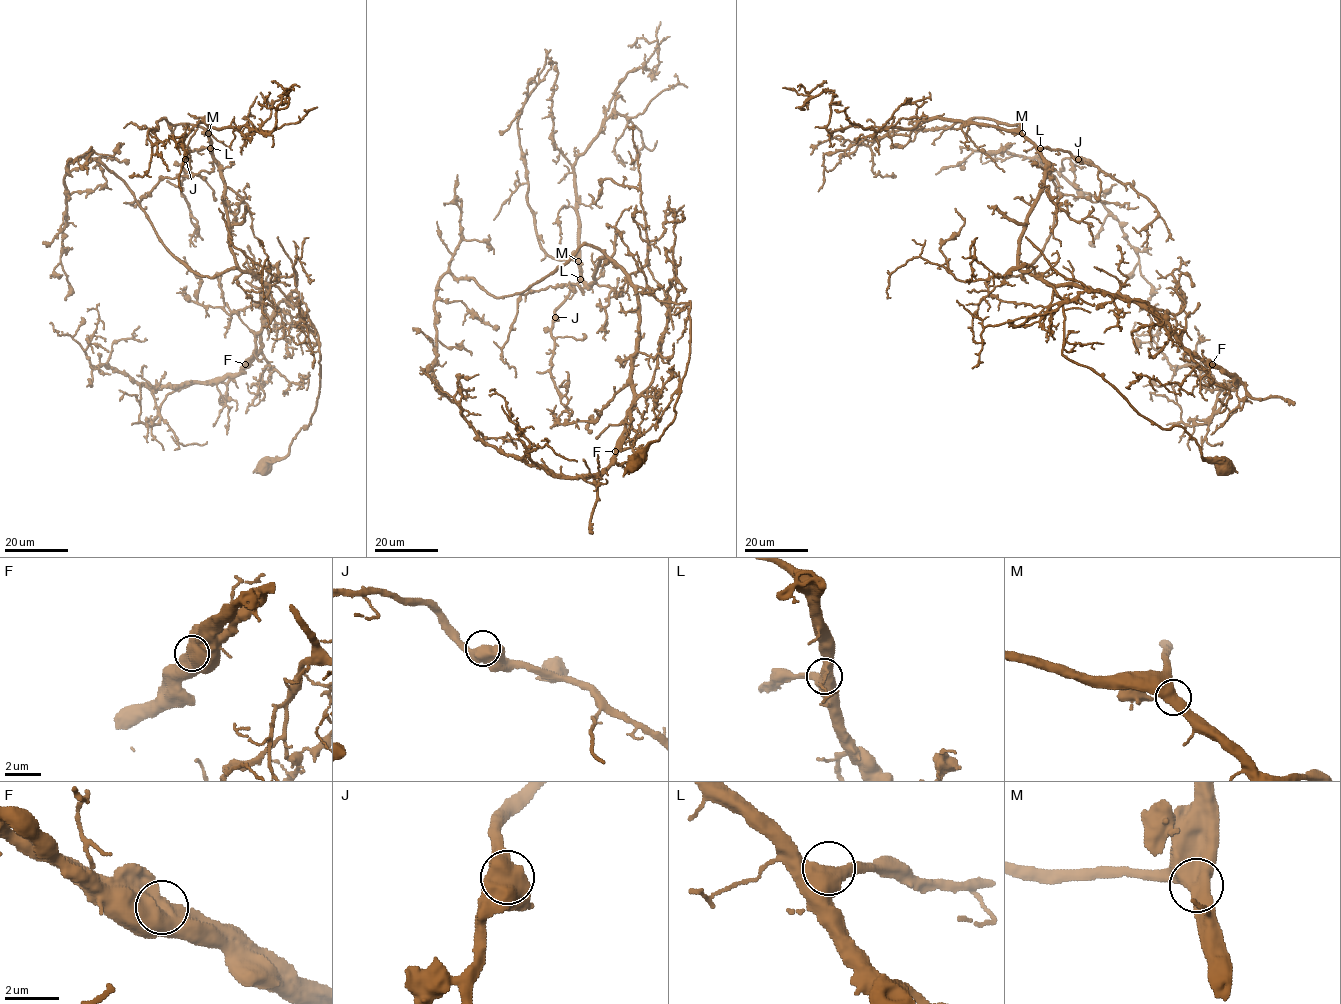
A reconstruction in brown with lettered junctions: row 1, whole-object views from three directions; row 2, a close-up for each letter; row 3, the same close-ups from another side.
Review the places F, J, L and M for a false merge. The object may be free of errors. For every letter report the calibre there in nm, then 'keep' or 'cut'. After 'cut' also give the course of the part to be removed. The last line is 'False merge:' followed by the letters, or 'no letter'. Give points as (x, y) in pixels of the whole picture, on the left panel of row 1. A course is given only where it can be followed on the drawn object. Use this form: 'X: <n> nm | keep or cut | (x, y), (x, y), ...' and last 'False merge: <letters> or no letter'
F: 700 nm | cut | (245, 364), (254, 354), (256, 334), (274, 308), (295, 291), (304, 322), (297, 326), (302, 320)
J: 700 nm | keep
L: 550 nm | keep
M: 600 nm | keep
False merge: F

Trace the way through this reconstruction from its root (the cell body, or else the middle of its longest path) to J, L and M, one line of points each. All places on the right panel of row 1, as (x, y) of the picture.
J: (1222, 467), (1181, 427), (1153, 423), (1069, 361), (1062, 299), (1019, 268), (1041, 150), (1078, 159)
L: (1222, 467), (1181, 427), (1153, 423), (1061, 353), (1062, 299), (1018, 266), (1019, 237), (1043, 180), (1040, 148)
M: (1222, 467), (1181, 427), (1153, 423), (1061, 353), (1062, 299), (1018, 266), (1045, 165), (1022, 133)

